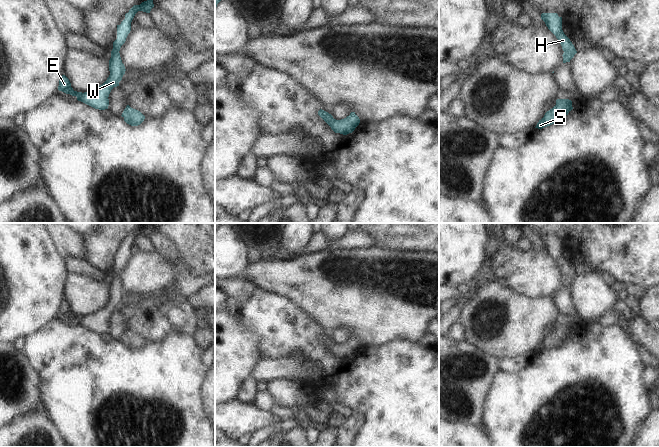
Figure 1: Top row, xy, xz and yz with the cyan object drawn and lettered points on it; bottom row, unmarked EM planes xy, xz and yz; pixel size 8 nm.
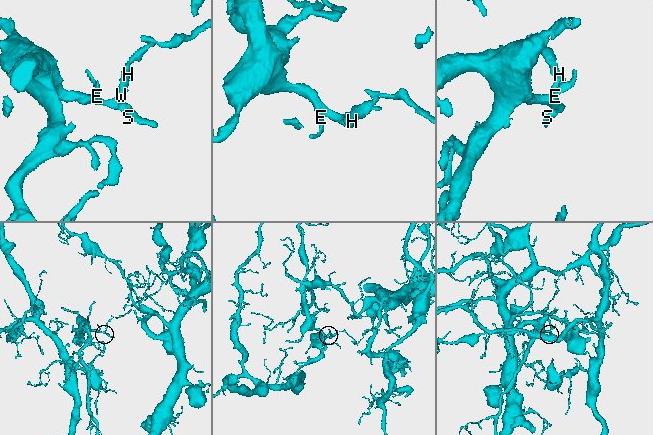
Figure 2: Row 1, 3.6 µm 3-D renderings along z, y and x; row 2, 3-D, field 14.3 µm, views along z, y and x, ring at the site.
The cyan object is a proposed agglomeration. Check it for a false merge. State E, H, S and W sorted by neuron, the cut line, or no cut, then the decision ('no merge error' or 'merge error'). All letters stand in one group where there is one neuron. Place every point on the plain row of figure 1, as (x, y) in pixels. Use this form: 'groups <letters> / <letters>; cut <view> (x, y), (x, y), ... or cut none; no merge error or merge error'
groups E H S W; cut none; no merge error

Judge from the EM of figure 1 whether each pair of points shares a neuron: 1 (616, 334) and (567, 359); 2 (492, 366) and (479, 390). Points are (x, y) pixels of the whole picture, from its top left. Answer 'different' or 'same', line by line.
1: same
2: same

